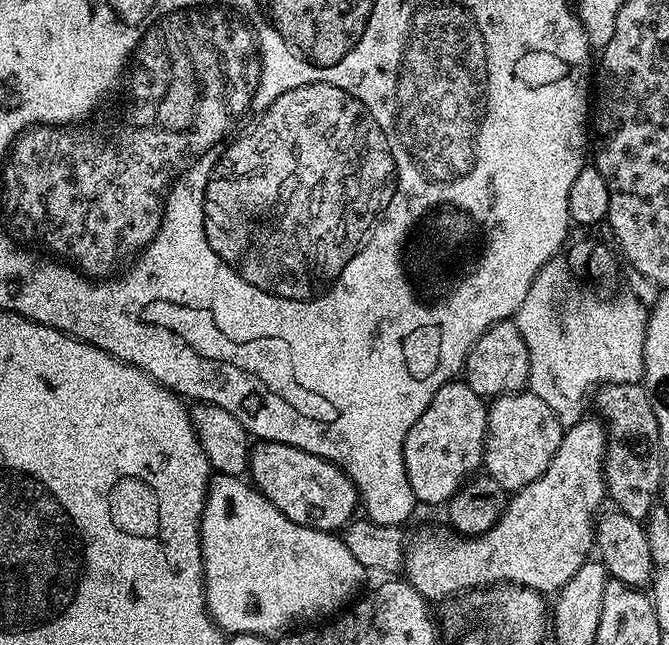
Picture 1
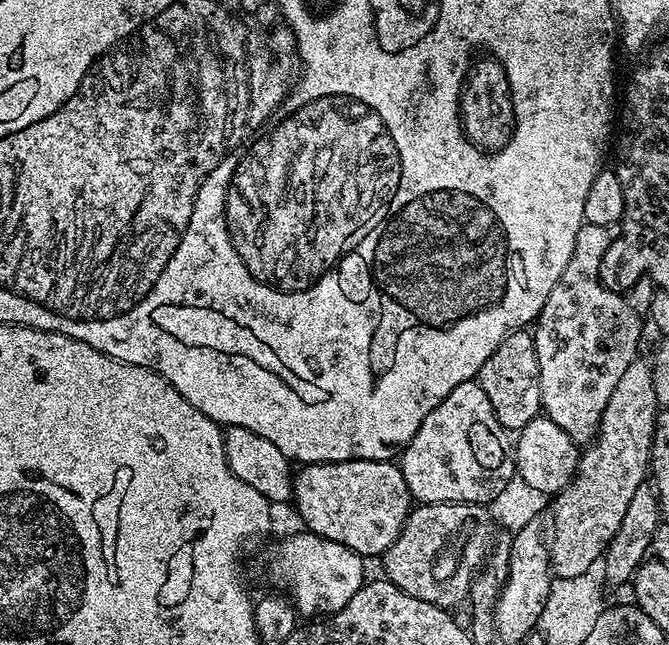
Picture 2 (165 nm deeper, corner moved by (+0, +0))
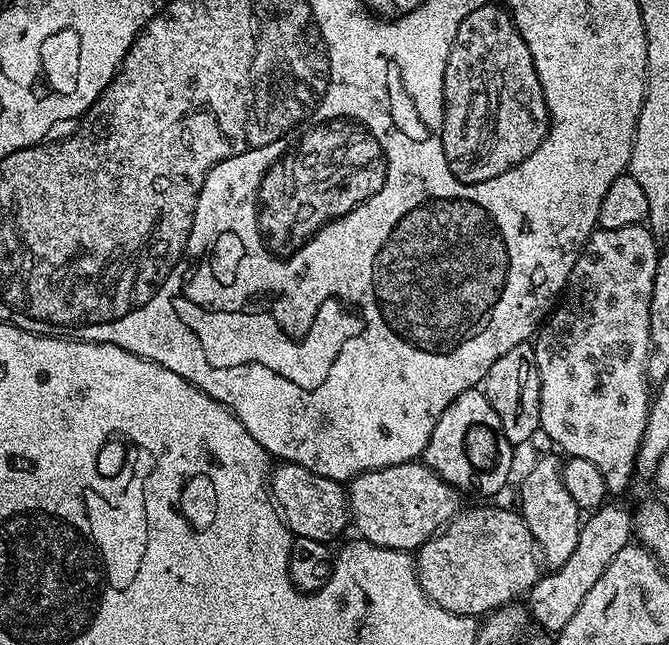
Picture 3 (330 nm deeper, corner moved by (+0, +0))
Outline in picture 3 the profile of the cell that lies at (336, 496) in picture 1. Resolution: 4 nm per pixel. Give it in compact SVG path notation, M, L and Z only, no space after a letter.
M423 462L362 472L347 485L348 515L365 545L415 553L461 511L462 493Z

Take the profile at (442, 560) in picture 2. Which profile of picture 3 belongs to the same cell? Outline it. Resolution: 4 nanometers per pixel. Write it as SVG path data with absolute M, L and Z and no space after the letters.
M515 507L467 508L457 512L449 524L445 524L415 553L416 577L422 590L435 604L442 606L442 610L483 618L495 608L527 597L542 575L542 557L524 517Z

